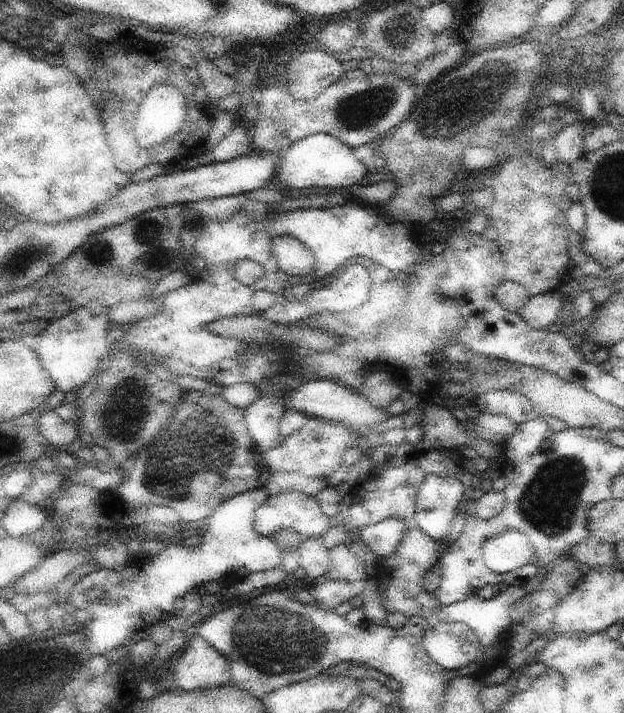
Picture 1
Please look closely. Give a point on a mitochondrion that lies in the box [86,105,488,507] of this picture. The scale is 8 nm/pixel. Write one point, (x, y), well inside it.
(175, 472)

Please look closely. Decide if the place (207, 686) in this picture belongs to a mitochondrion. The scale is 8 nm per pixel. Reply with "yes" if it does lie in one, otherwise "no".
no

